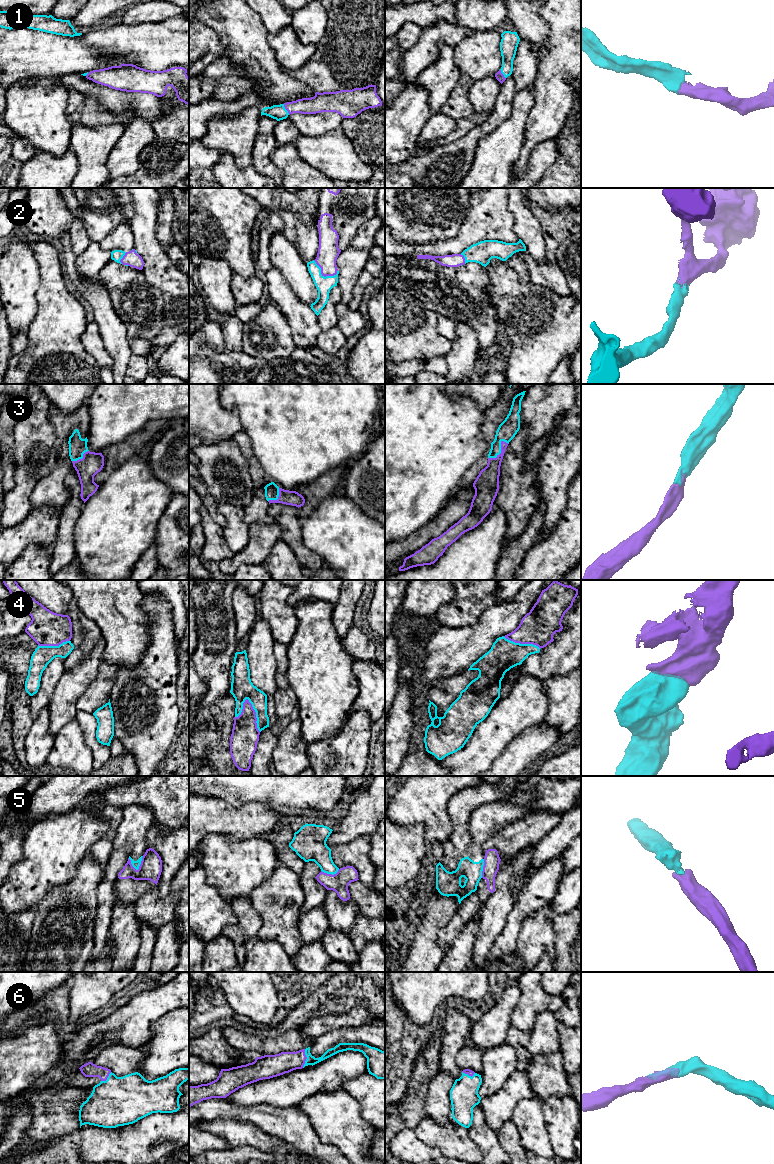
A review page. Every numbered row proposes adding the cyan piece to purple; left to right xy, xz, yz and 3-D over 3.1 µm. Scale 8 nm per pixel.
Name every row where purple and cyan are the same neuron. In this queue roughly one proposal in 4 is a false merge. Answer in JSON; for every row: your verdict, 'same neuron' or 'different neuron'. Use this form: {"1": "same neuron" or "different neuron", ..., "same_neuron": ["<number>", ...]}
{"1": "same neuron", "2": "same neuron", "3": "same neuron", "4": "different neuron", "5": "different neuron", "6": "same neuron", "same_neuron": ["1", "2", "3", "6"]}

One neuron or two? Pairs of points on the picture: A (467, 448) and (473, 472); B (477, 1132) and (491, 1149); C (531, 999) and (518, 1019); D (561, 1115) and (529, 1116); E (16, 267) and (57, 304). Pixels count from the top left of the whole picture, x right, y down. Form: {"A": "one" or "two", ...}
{"A": "two", "B": "one", "C": "one", "D": "two", "E": "two"}

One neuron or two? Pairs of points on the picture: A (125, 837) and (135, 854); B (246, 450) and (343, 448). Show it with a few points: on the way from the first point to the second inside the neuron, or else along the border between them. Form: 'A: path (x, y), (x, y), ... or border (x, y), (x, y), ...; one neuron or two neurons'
A: path (129, 840), (135, 846), (135, 850); one neuron
B: border (242, 430), (250, 439), (253, 454), (264, 470); two neurons

